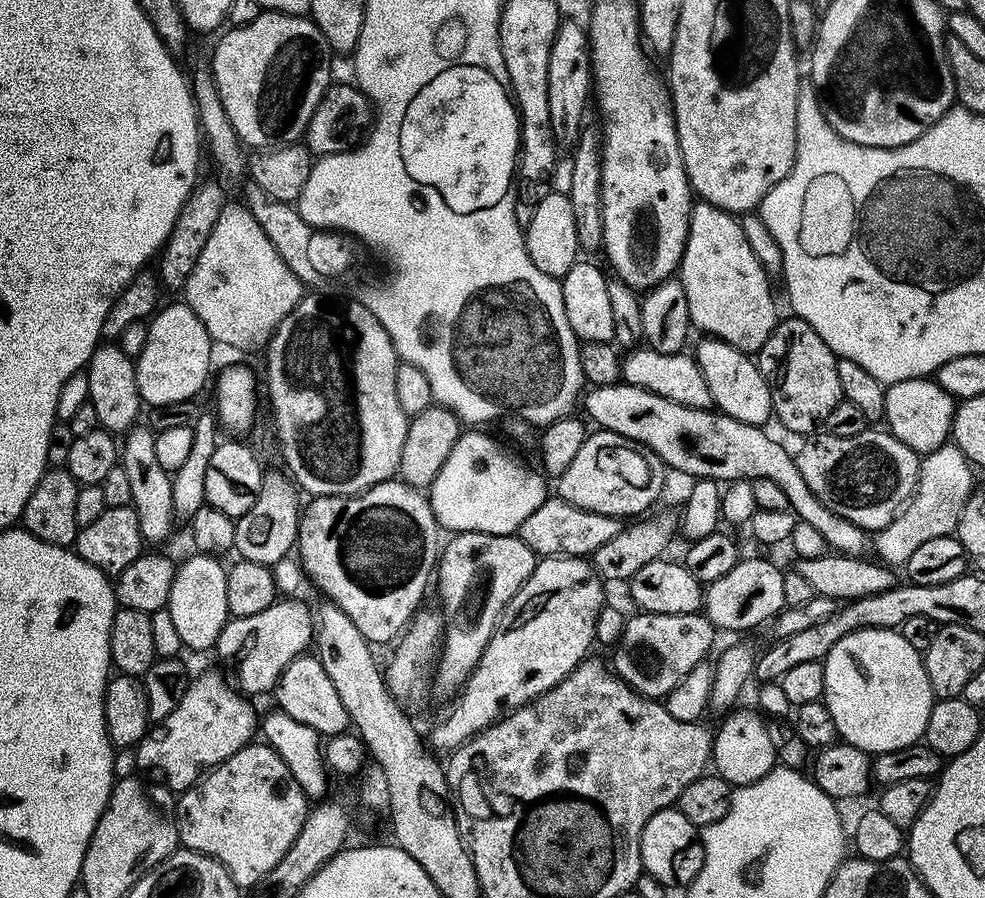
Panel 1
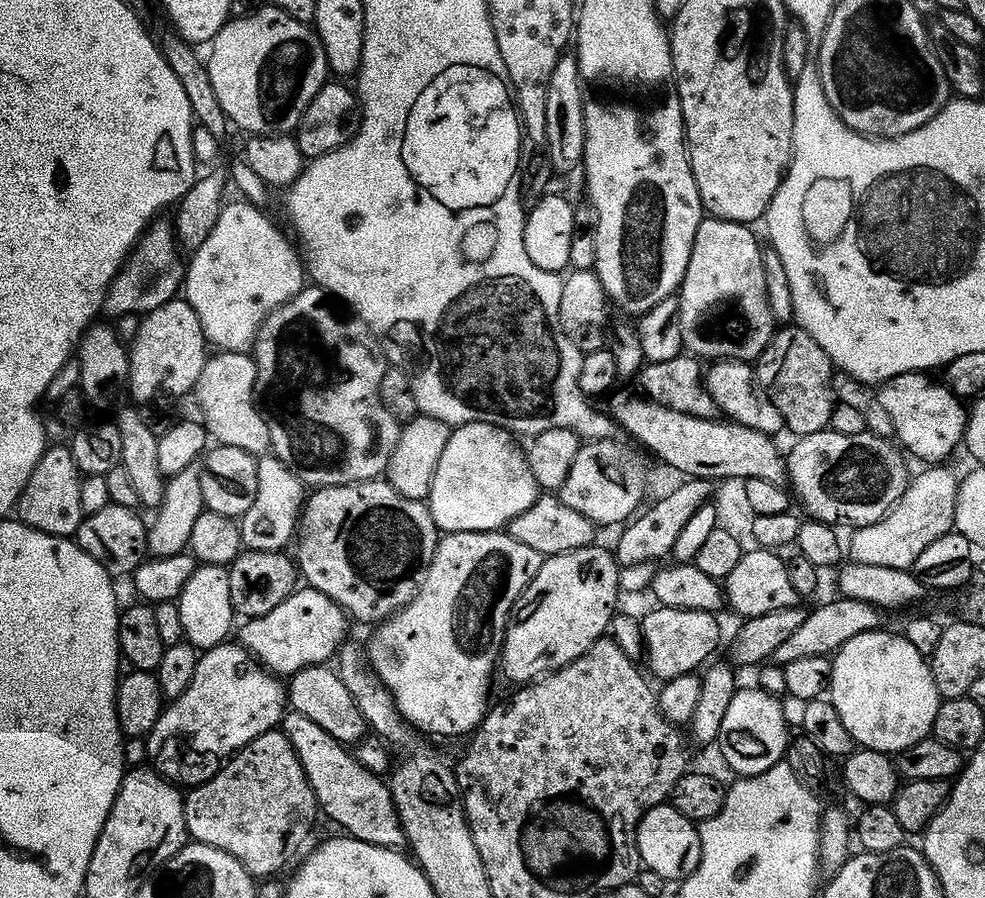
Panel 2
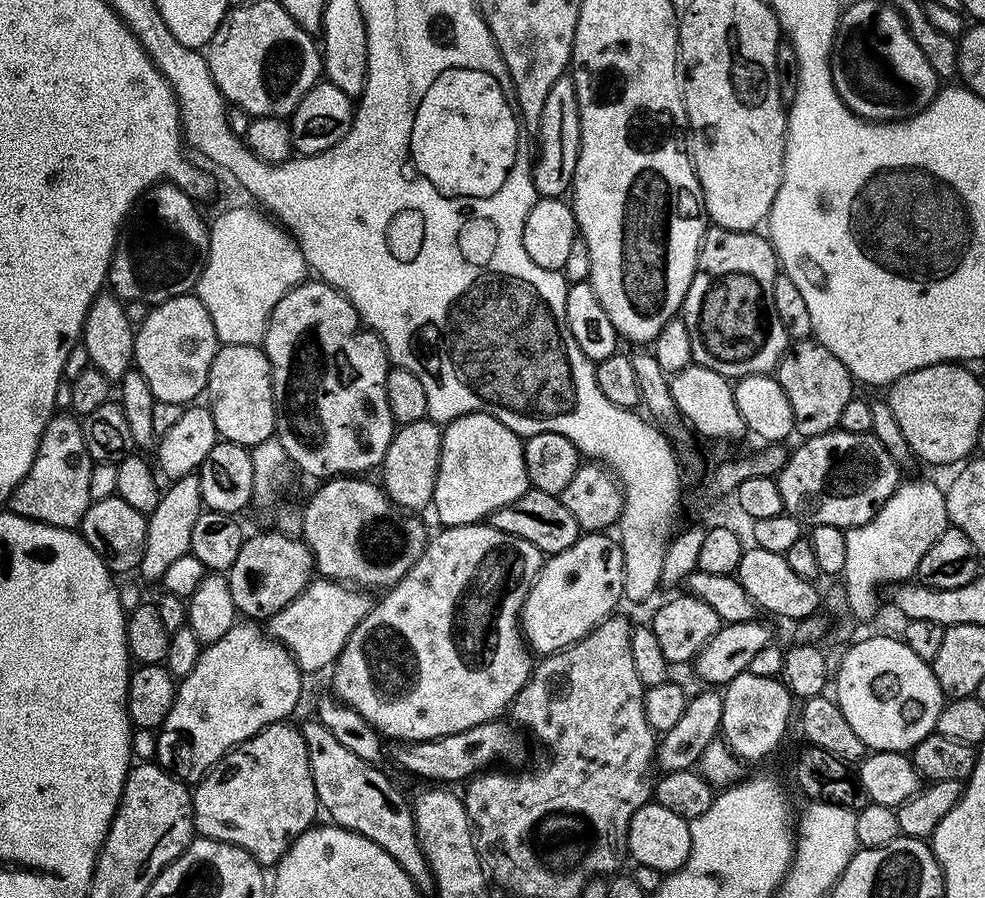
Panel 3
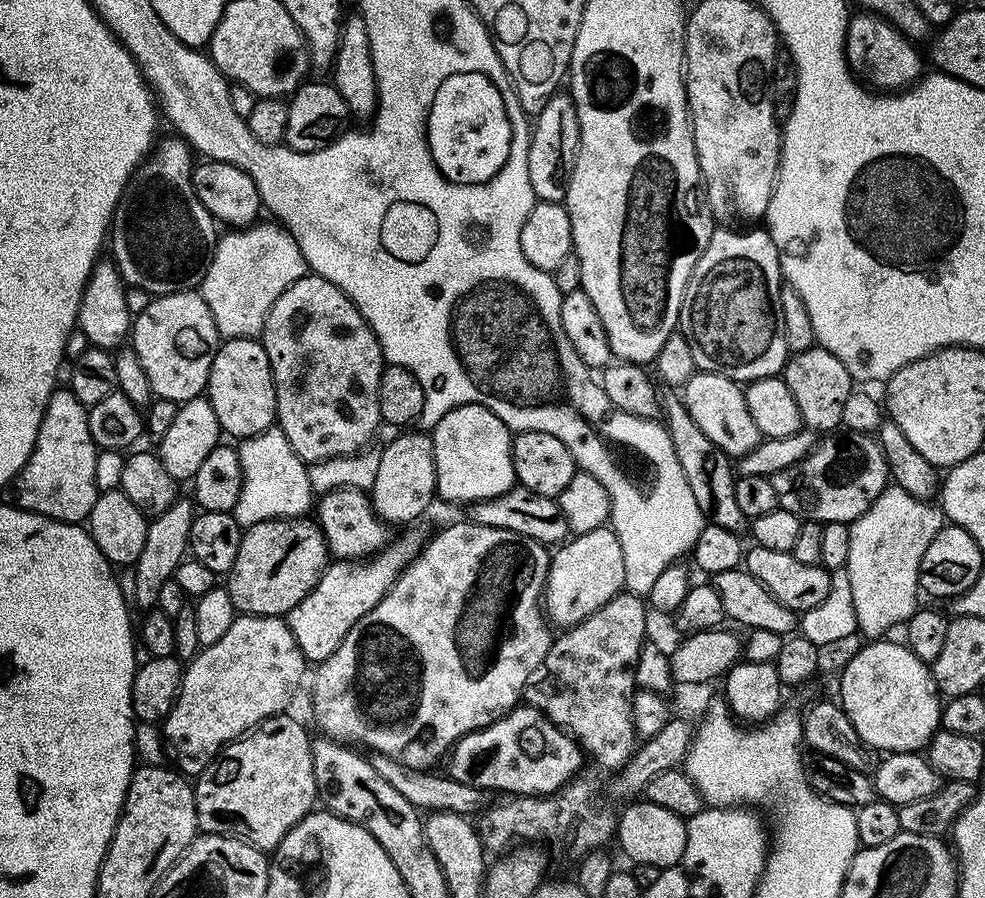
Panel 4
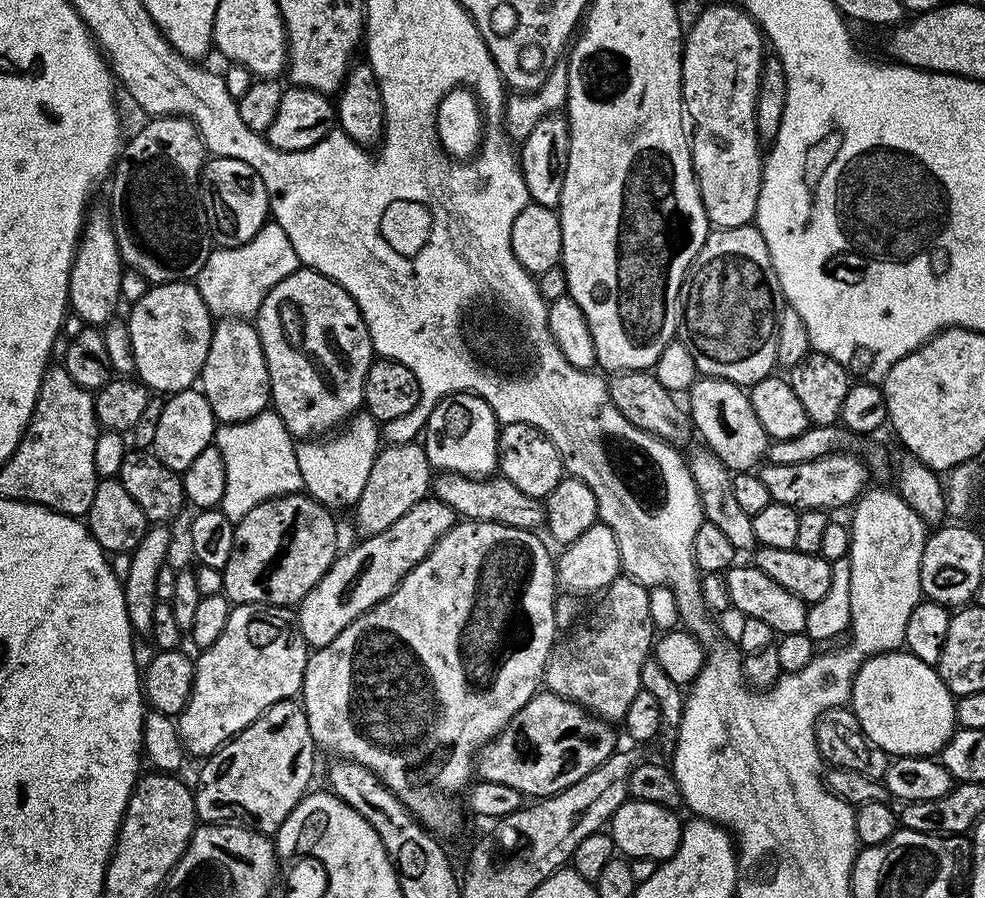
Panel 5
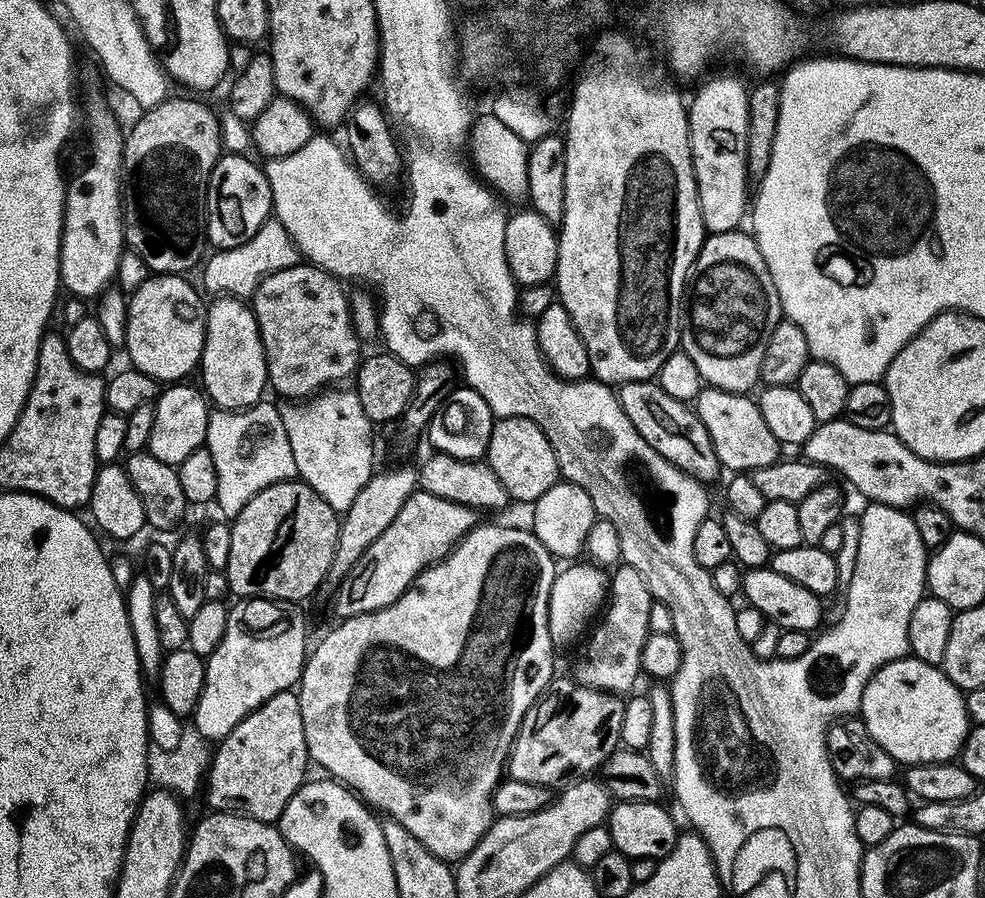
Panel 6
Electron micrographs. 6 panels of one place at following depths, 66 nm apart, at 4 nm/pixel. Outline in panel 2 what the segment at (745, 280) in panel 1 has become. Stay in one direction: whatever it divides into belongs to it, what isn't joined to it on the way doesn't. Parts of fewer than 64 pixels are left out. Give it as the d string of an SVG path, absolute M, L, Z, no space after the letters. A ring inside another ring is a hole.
M704 218L698 226L698 234L694 234L694 246L678 299L694 334L696 330L695 351L701 357L755 361L755 356L763 352L765 355L777 331L778 321L772 315L767 298L762 244L756 241L751 230L747 223Z

